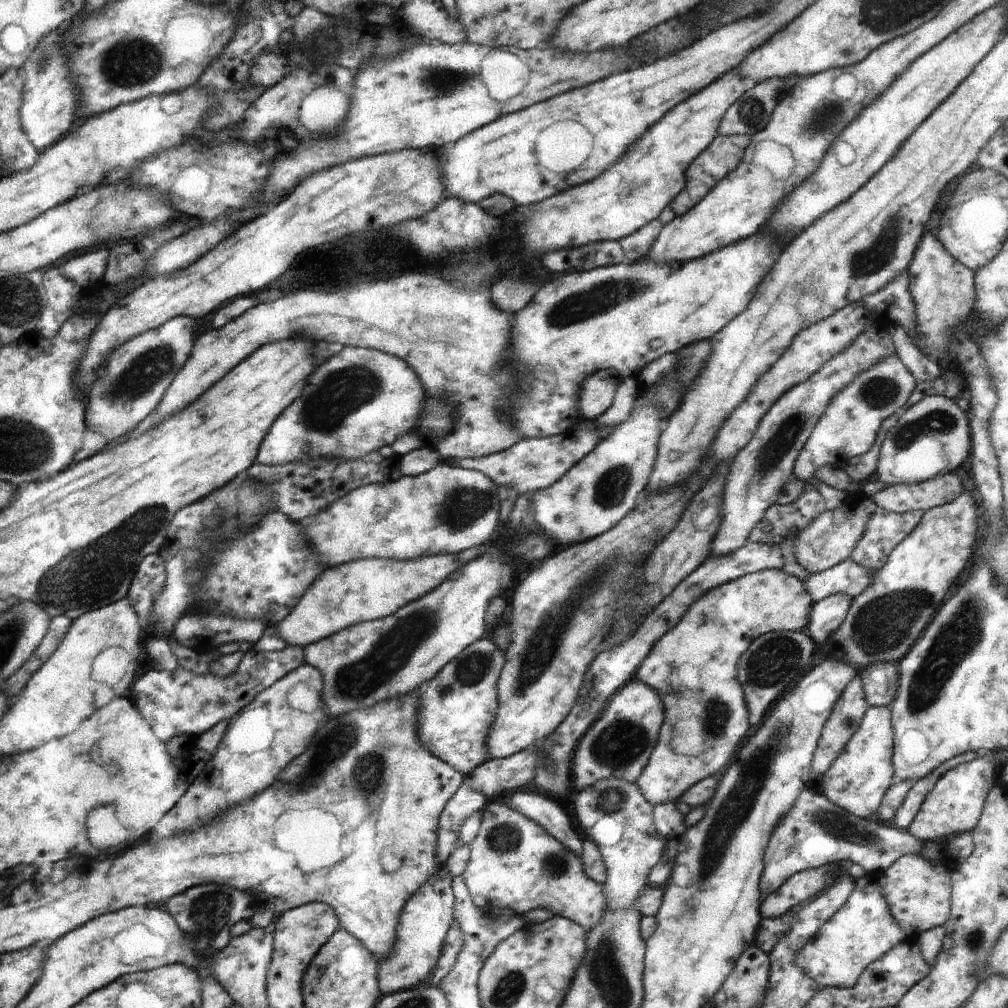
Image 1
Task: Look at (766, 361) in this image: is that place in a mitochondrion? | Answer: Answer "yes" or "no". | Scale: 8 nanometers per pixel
no

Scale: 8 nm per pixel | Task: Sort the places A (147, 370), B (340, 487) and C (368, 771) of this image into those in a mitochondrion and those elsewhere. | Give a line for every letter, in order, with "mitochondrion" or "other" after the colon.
A: mitochondrion
B: other
C: mitochondrion

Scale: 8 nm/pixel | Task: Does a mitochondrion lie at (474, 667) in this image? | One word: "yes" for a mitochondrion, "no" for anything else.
yes

